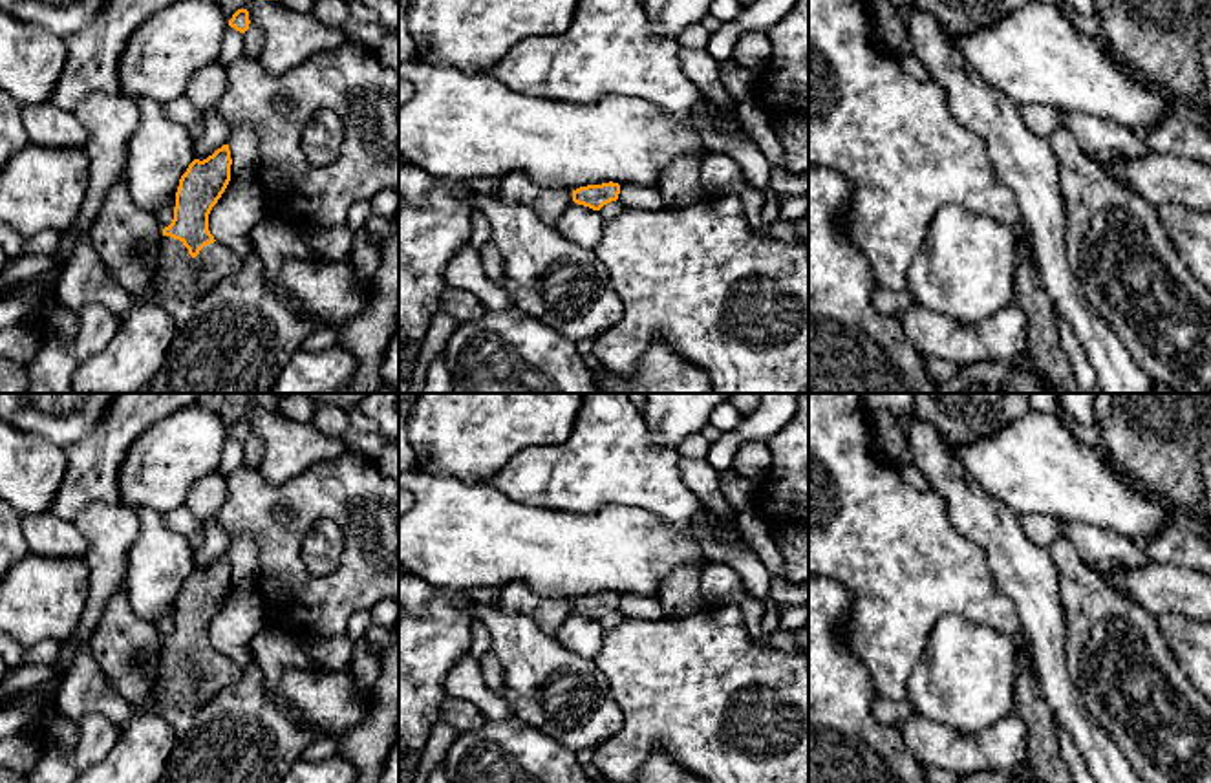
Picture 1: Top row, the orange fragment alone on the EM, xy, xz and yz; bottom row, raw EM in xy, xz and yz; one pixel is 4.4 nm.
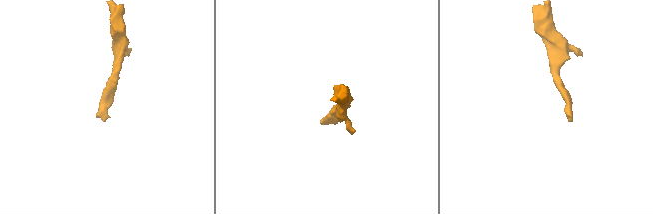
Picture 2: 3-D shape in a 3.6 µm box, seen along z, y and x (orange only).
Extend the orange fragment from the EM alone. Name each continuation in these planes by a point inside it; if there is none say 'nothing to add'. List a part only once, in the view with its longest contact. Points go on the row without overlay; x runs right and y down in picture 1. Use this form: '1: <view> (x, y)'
1: xy (180, 690)

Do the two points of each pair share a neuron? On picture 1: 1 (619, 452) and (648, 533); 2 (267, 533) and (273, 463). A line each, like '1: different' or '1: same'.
1: different
2: different

